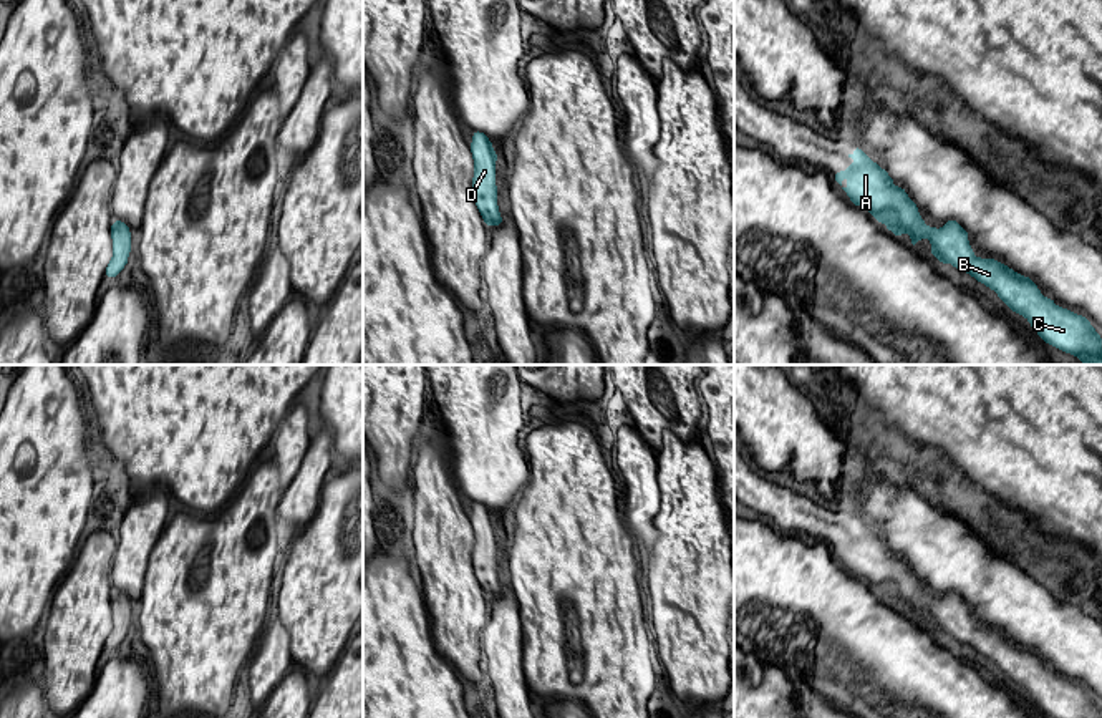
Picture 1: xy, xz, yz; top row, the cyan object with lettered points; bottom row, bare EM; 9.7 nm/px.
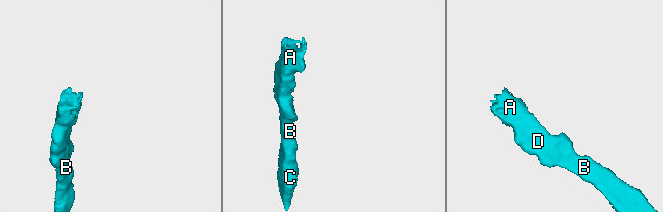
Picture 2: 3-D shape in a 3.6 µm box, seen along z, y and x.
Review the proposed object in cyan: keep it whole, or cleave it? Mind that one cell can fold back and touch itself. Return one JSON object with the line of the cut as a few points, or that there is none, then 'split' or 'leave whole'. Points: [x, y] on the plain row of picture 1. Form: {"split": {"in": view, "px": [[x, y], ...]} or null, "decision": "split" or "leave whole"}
{"split": null, "decision": "leave whole"}

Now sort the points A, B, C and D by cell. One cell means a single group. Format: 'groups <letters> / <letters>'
groups A B C D

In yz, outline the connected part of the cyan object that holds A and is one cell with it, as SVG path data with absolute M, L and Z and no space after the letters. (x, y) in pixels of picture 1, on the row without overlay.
M855 517L855 524L848 526L848 529L853 529L855 534L848 536L847 542L834 546L834 551L852 570L852 575L858 579L867 577L868 584L878 594L883 594L897 609L906 604L913 617L920 614L921 609L926 609L933 617L930 627L935 627L941 637L950 633L953 638L968 643L978 653L993 660L999 667L999 672L1004 672L1013 683L1021 685L1029 691L1031 698L1046 715L1052 718L1102 718L1100 706L1084 686L1075 686L1067 680L1057 678L1052 670L1046 670L1031 648L1016 645L1003 633L996 633L994 628L976 628L968 614L968 604L956 592L948 592L941 600L928 599L905 560L897 559L888 544L873 534L858 517Z

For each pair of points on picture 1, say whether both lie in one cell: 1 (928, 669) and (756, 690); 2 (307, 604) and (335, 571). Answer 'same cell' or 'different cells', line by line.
1: different cells
2: same cell

